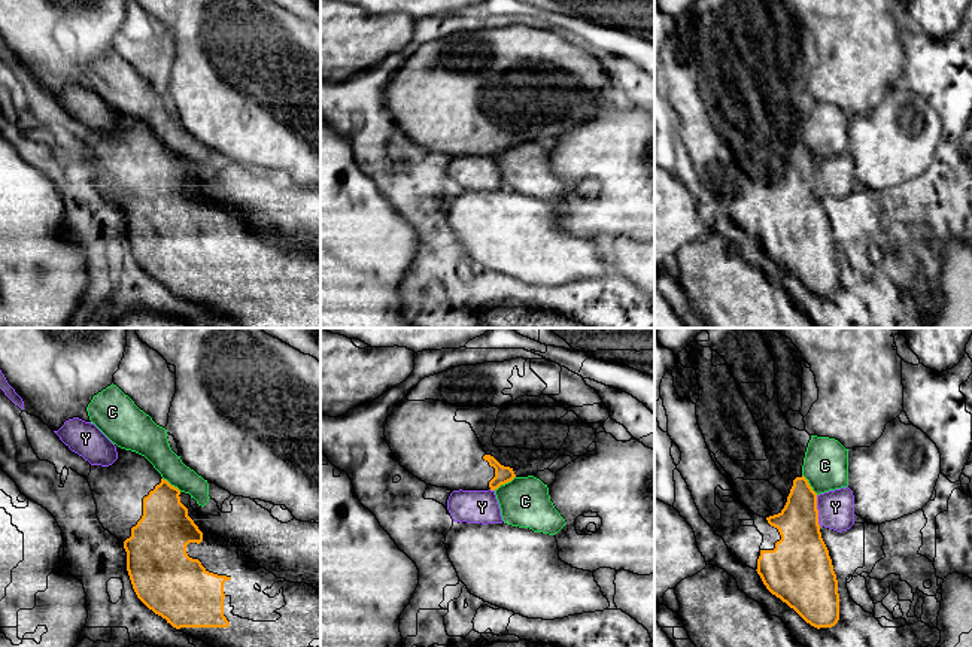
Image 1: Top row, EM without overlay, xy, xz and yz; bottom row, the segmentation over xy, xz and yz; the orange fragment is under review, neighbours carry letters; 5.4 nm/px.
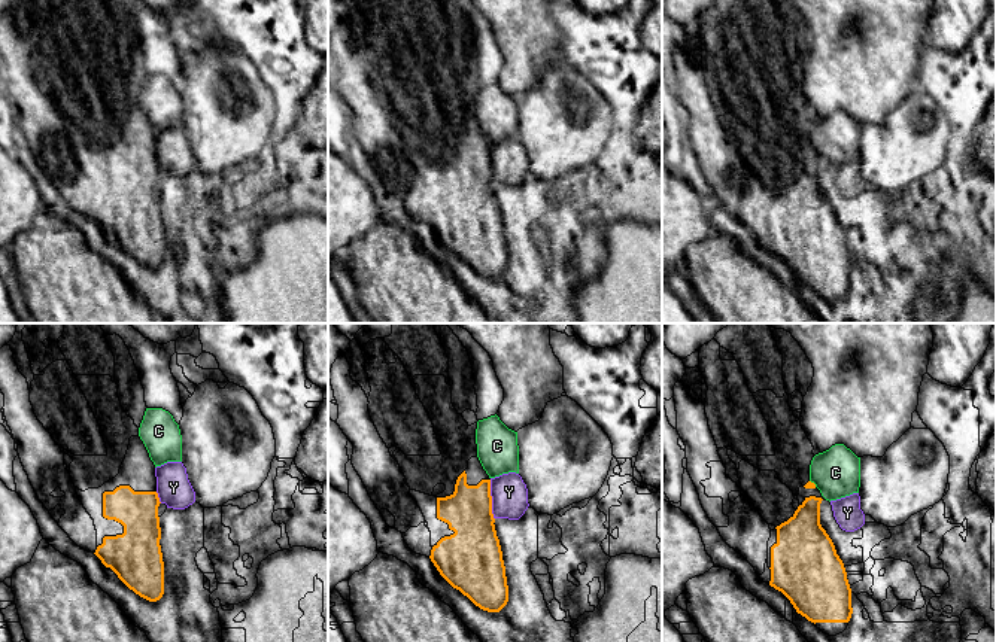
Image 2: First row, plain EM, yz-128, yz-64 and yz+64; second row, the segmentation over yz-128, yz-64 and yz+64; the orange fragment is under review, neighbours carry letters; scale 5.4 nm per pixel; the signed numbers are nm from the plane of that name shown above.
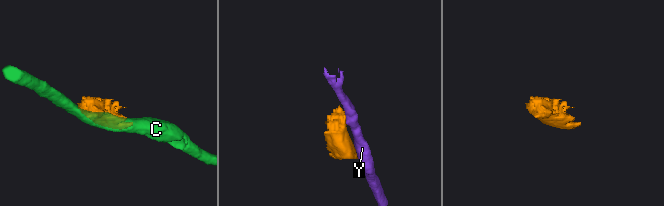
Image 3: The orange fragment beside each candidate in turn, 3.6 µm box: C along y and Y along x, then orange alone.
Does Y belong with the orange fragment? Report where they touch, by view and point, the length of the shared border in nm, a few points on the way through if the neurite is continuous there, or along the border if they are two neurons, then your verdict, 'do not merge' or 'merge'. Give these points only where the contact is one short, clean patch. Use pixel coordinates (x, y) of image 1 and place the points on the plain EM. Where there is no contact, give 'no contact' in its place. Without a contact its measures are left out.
meets orange in yz at (817, 176); contact 170 nm long; do not merge

